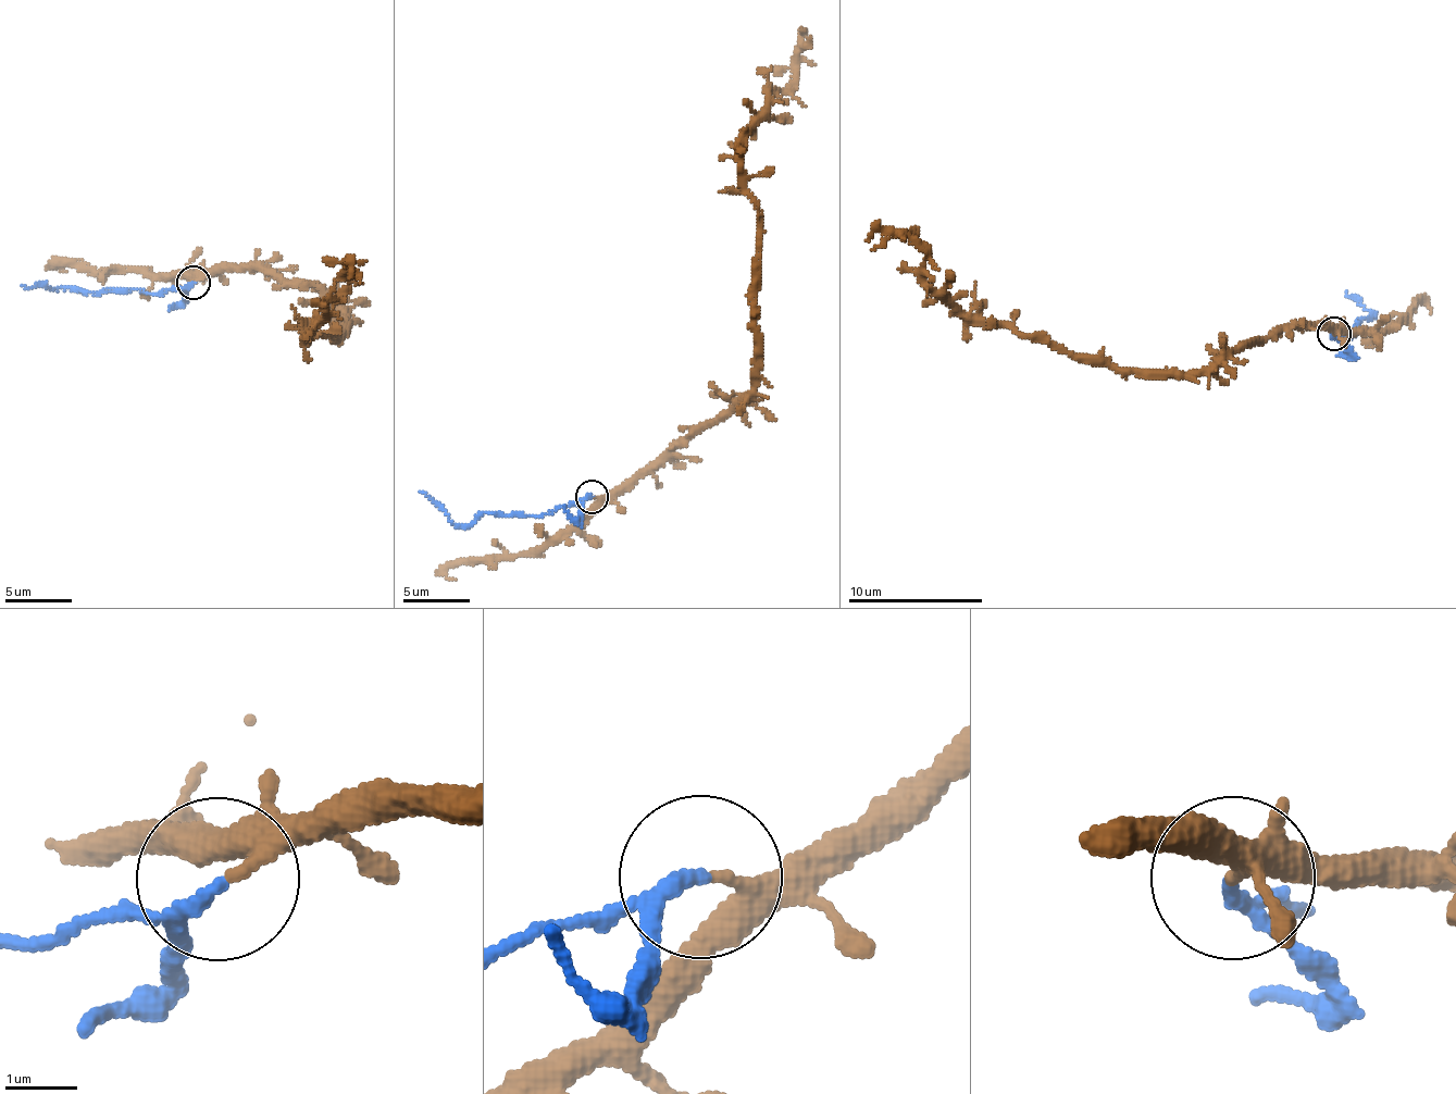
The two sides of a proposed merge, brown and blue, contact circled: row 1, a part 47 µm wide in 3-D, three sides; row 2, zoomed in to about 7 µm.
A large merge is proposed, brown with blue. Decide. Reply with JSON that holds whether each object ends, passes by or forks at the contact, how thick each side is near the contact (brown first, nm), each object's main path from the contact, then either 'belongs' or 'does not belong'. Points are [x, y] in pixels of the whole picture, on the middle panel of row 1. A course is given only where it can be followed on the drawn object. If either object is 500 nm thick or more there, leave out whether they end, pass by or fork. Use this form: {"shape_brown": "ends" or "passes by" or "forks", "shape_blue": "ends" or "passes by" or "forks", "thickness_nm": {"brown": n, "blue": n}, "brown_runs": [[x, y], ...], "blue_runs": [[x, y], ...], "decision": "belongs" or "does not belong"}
{"shape_brown": "forks", "shape_blue": "passes by", "thickness_nm": {"brown": 170, "blue": 150}, "brown_runs": [[594, 497], [632, 484], [751, 390], [758, 211], [742, 153], [770, 95], [794, 77], [800, 27]], "blue_runs": [[590, 497], [552, 514], [482, 512], [469, 525], [456, 524], [420, 492]], "decision": "does not belong"}

